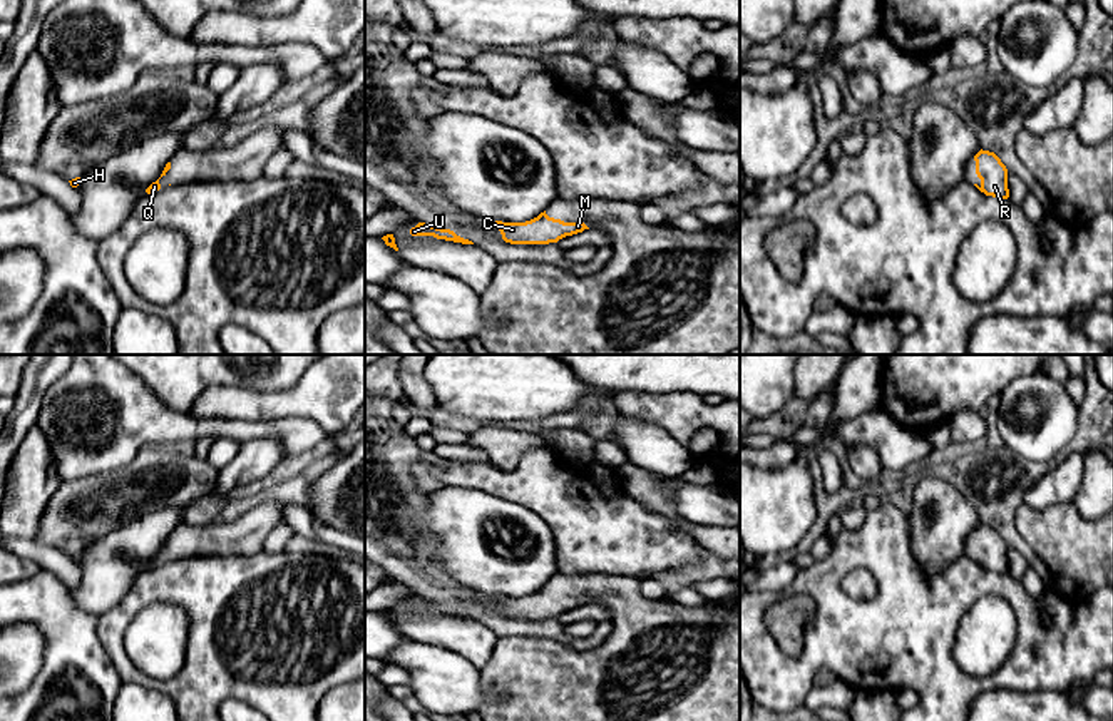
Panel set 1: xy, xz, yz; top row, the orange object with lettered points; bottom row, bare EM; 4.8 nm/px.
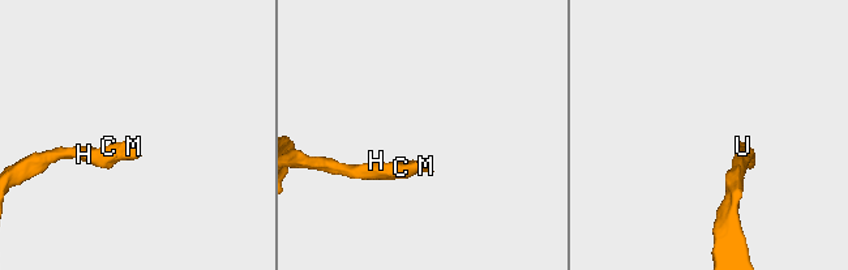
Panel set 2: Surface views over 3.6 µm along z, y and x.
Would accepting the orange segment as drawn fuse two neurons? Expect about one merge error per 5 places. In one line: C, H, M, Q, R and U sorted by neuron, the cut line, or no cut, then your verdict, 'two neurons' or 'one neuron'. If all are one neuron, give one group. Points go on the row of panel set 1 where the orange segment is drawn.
C H M Q R U; no cut; one neuron

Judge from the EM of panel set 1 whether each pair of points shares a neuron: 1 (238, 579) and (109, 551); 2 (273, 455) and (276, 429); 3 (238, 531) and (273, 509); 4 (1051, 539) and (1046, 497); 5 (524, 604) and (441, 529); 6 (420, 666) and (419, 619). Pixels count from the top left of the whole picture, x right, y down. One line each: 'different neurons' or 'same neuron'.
1: different neurons
2: different neurons
3: same neuron
4: different neurons
5: different neurons
6: different neurons

